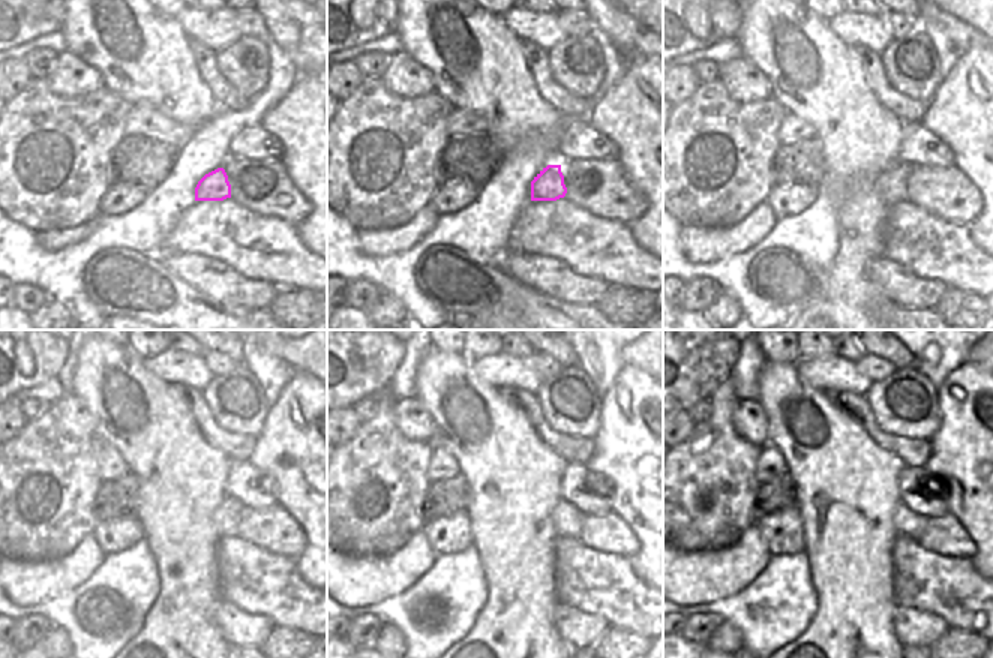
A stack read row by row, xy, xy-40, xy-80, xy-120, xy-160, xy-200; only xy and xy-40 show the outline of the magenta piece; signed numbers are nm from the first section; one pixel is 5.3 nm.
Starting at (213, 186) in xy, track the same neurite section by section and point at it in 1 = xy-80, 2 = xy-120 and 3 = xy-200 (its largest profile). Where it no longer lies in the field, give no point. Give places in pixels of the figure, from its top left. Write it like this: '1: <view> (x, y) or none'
1: xy-80 (890, 185)
2: xy-120 (227, 516)
3: xy-200 (906, 523)

